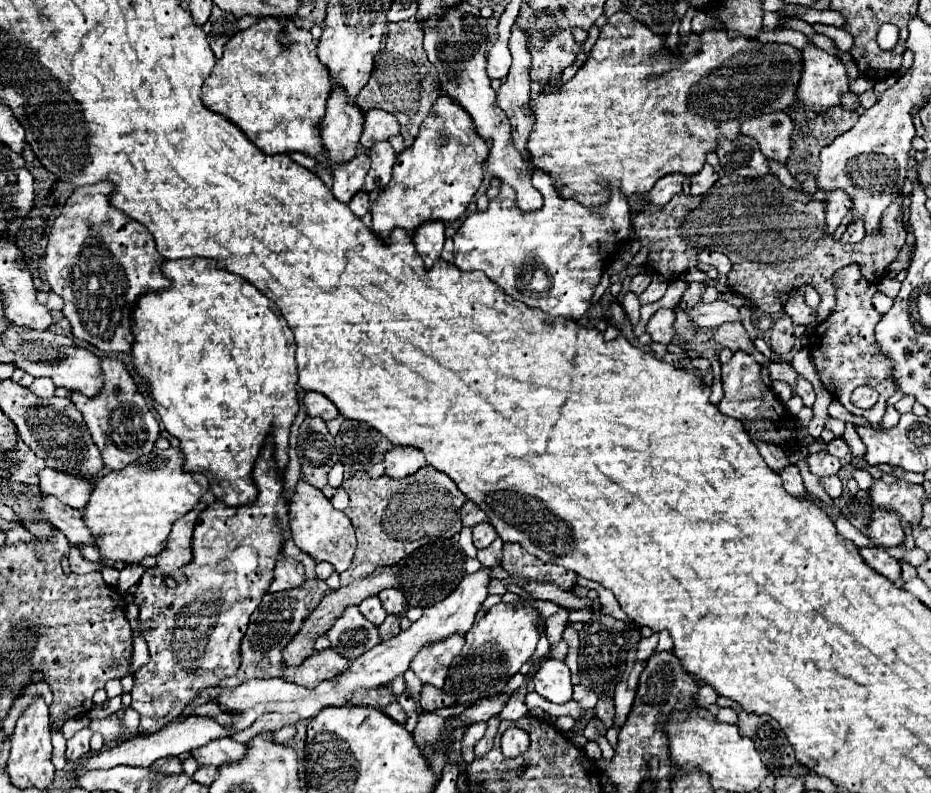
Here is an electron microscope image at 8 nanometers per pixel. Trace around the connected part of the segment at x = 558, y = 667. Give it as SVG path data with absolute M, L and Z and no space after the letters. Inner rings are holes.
M546 659L540 663L538 673L534 675L536 693L540 693L544 699L552 703L566 703L572 699L572 681L570 681L570 669L564 661L558 659Z

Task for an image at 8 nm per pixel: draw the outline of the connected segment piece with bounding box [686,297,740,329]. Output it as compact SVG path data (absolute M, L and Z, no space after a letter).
M722 297L710 305L700 303L698 307L686 309L686 311L690 313L696 327L700 327L700 329L710 329L710 327L716 327L718 323L726 323L726 321L740 321L740 307L730 305Z

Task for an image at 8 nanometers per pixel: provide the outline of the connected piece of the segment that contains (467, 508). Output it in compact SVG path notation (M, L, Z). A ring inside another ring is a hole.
M466 501L460 509L462 513L462 525L464 527L476 527L478 523L484 523L486 521L486 513L472 501Z

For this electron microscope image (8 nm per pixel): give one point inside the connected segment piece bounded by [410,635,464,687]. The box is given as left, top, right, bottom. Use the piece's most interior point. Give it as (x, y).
(431, 665)

